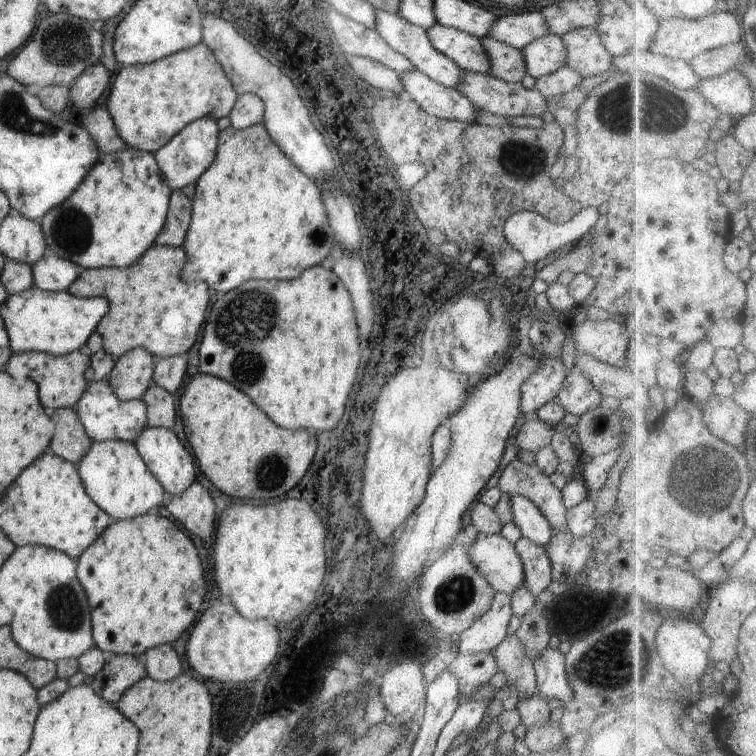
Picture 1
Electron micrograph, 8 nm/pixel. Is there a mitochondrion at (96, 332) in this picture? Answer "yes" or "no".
no

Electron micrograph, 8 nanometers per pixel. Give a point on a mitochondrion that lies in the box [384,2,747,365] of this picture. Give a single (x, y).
(623, 106)

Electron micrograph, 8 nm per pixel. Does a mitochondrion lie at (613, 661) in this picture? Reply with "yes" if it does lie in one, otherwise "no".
yes

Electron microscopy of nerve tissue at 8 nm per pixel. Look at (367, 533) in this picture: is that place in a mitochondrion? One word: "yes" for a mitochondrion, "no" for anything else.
no

